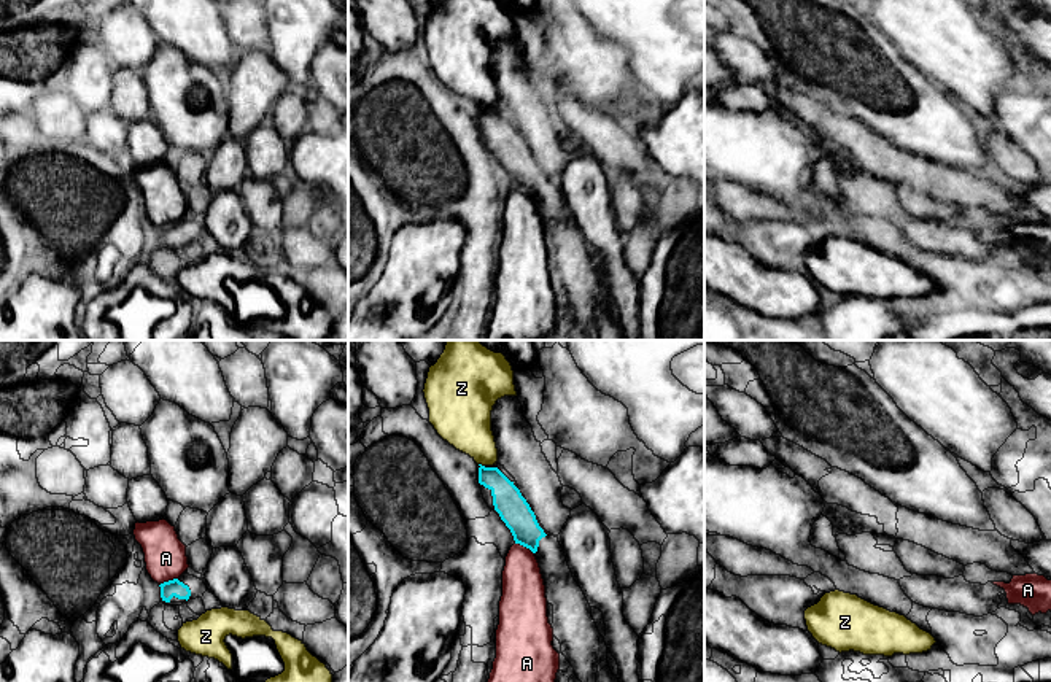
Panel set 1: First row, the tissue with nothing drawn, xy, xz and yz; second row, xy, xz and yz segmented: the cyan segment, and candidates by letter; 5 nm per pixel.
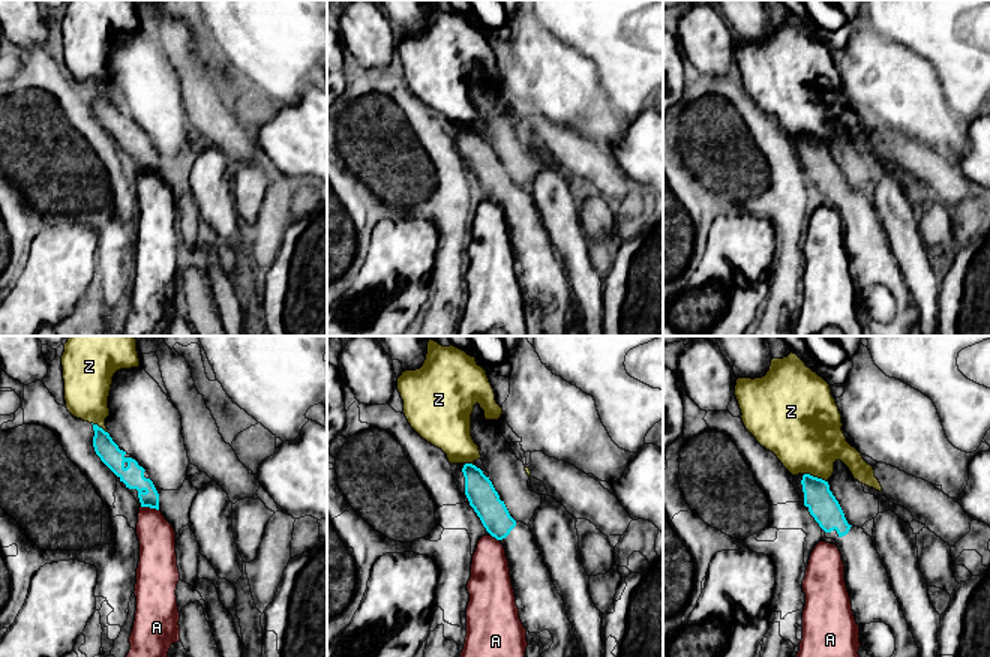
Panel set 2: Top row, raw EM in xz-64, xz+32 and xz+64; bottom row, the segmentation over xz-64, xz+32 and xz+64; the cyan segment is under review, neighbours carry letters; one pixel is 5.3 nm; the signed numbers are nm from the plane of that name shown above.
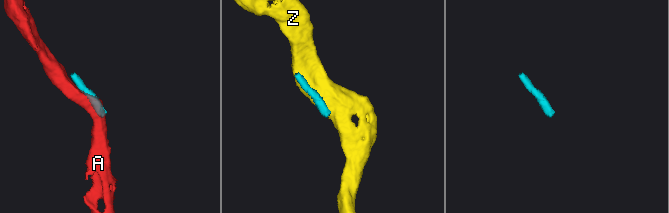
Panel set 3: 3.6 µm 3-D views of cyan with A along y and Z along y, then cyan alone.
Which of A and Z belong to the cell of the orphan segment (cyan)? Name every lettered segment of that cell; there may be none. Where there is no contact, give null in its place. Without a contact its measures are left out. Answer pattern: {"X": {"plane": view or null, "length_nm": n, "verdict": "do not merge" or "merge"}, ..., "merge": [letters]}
{"A": {"plane": "xz", "length_nm": 110, "verdict": "do not merge"}, "Z": {"plane": "xz", "length_nm": 40, "verdict": "do not merge"}, "merge": []}

